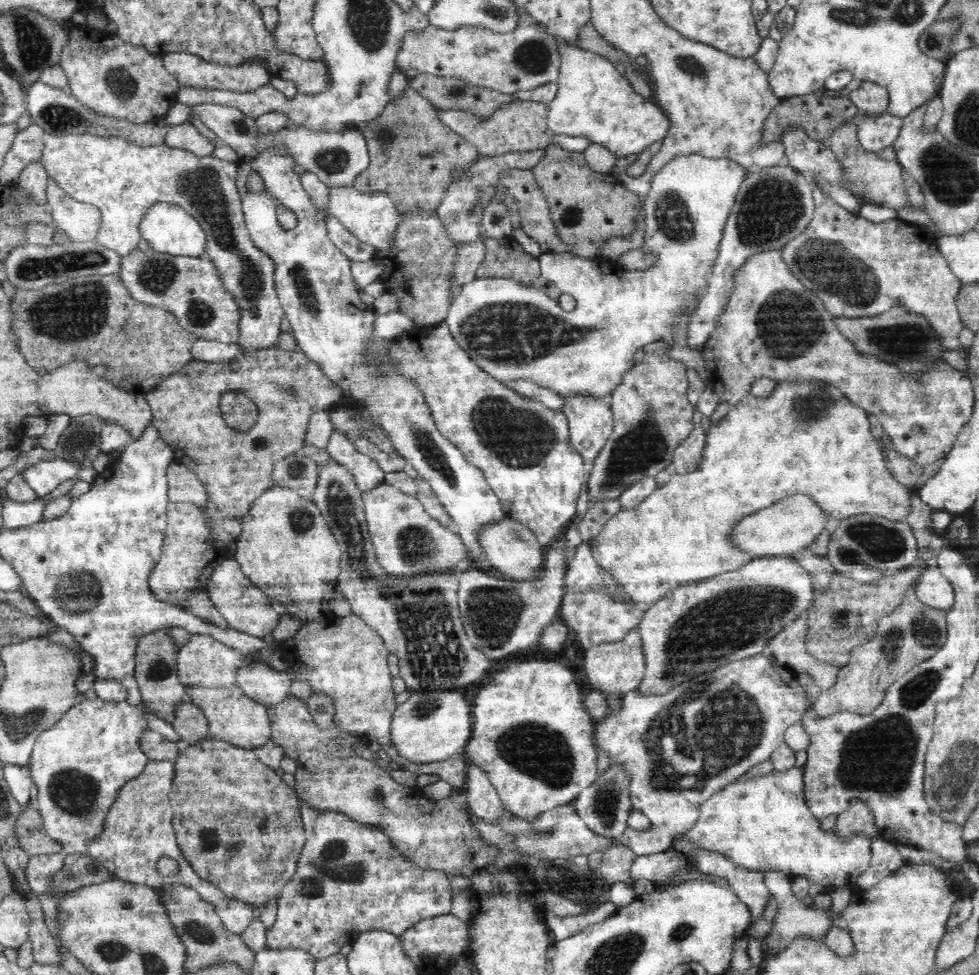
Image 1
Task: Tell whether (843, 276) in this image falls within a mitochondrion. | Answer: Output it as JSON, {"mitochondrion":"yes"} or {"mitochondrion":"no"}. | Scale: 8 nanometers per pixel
{"mitochondrion":"yes"}

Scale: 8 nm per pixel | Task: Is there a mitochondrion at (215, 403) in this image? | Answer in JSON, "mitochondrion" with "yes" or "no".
{"mitochondrion":"no"}

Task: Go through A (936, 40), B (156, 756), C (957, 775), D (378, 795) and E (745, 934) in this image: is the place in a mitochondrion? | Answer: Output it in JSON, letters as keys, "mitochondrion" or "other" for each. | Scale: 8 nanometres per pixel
{"A":"mitochondrion","B":"other","C":"mitochondrion","D":"mitochondrion","E":"other"}

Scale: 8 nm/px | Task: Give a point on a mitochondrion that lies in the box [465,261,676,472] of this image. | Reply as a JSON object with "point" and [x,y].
{"point":[519,438]}

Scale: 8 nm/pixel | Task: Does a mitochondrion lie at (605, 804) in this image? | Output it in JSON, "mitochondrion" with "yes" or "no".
{"mitochondrion":"yes"}

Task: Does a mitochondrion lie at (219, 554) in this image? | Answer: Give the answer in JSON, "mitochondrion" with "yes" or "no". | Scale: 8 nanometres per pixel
{"mitochondrion":"no"}

